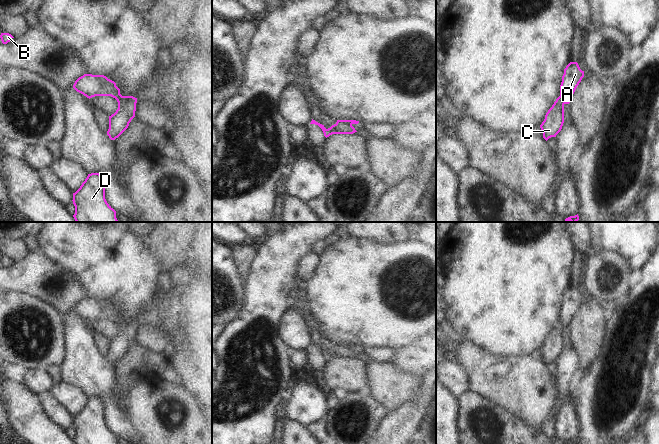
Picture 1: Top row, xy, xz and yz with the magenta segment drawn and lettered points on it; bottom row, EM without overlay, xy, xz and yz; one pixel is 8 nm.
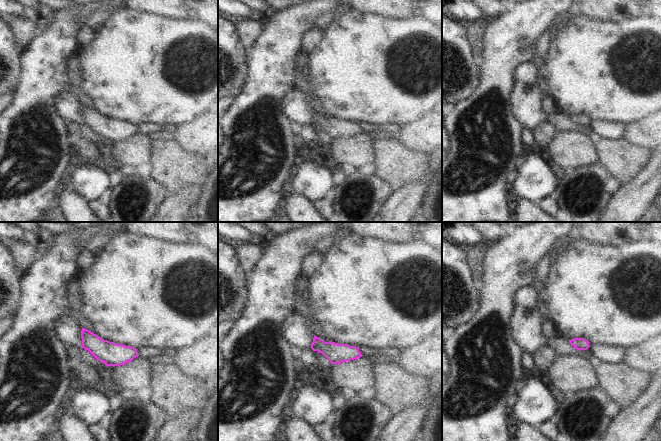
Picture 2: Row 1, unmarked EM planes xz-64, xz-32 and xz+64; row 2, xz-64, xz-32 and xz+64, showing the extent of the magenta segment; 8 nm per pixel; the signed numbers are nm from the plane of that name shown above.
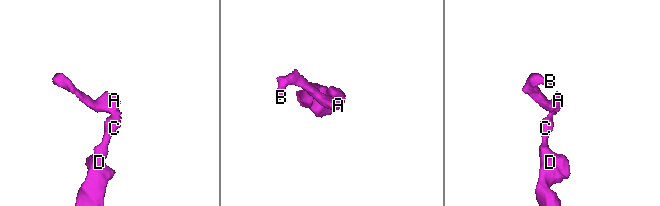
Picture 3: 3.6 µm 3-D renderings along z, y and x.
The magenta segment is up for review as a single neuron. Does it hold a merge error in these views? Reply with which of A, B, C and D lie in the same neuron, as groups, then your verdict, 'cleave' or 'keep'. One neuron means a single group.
groups A B / C D; cleave

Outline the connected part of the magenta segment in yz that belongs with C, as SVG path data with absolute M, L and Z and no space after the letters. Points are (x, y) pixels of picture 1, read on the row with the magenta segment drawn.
M559 96L552 107L546 113L545 119L540 125L543 133L543 138L547 141L551 137L556 137L556 135L561 131L563 123L564 102Z

